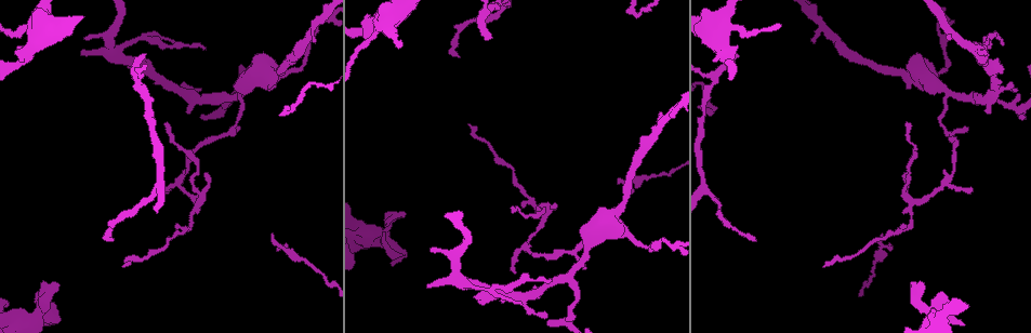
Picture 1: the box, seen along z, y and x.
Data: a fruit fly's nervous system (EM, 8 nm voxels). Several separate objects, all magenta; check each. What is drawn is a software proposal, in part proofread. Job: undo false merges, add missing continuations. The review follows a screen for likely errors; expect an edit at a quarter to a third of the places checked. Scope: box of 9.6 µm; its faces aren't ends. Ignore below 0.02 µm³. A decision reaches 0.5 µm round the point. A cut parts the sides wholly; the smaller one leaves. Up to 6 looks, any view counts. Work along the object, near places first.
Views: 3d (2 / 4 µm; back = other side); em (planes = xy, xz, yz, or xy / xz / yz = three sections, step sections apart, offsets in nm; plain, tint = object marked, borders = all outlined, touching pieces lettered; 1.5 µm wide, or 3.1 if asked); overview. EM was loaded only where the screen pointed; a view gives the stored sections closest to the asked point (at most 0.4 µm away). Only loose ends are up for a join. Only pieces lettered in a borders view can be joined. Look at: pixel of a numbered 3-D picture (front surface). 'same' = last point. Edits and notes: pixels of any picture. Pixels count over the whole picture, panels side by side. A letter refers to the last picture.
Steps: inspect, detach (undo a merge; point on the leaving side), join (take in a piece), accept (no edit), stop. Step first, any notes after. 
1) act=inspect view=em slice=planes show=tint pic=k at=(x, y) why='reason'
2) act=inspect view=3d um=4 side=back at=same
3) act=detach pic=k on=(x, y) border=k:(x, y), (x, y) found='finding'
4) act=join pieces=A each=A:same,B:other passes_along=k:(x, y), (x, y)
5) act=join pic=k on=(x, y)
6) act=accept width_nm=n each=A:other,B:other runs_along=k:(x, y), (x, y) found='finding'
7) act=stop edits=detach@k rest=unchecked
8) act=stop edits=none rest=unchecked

act=inspect view=em slice=planes show=borders pic=1 at=(905, 175) why='tapers out'

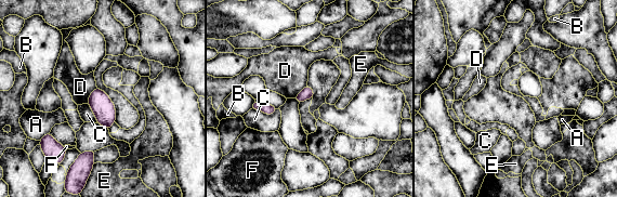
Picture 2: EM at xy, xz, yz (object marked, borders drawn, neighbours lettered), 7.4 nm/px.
act=accept longest_contact=C:200nm each=A:other,B:other,C:other,D:other,E:other,F:other border=2:(96, 87), (90, 94), (87, 103) found='none of them fits'

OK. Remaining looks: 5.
act=inspect view=em slice=xz step=8 show=borders pic=1 at=(907, 123)

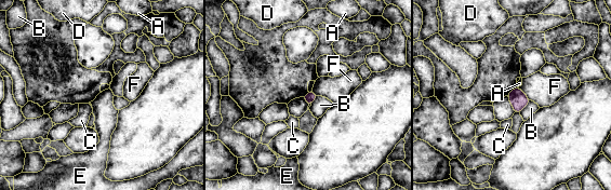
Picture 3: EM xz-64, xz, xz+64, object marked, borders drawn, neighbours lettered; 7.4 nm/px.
act=accept width_nm=80 each=A:other,B:other,C:other,D:other,E:other,F:other border=3:(506, 96), (515, 111) found='none of them fits'

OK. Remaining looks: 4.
act=inspect view=3d um=2 pic=1 at=(457, 56) why='branch stops here'

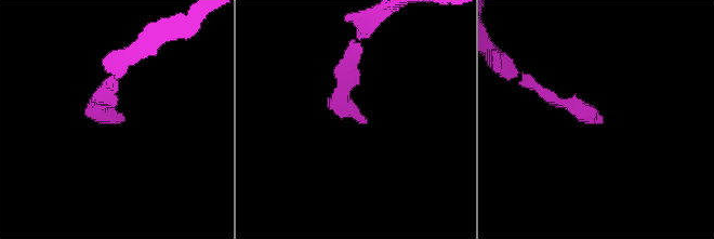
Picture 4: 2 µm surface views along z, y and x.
act=inspect view=em slice=yz step=4 show=tint pic=4 at=(366, 121) why='shape alone is not enough'

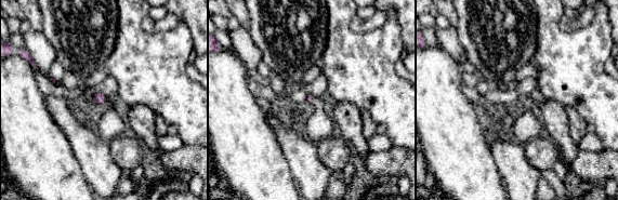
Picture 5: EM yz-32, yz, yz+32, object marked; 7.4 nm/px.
act=inspect view=em slice=planes show=borders at=same why='cut it another way'

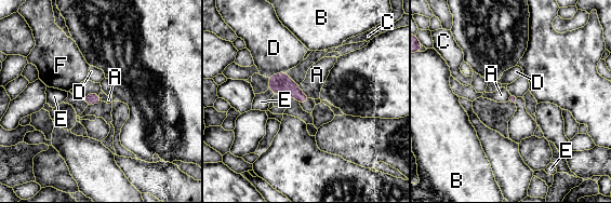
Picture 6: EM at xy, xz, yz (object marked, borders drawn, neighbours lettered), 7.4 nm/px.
act=accept longest_contact=D:140nm each=A:other,B:other,C:other,D:other,E:other,F:other border=6:(297, 85), (309, 97) found='no lettered piece goes on from it'

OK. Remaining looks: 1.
act=stop edits=none rest=unchecked

